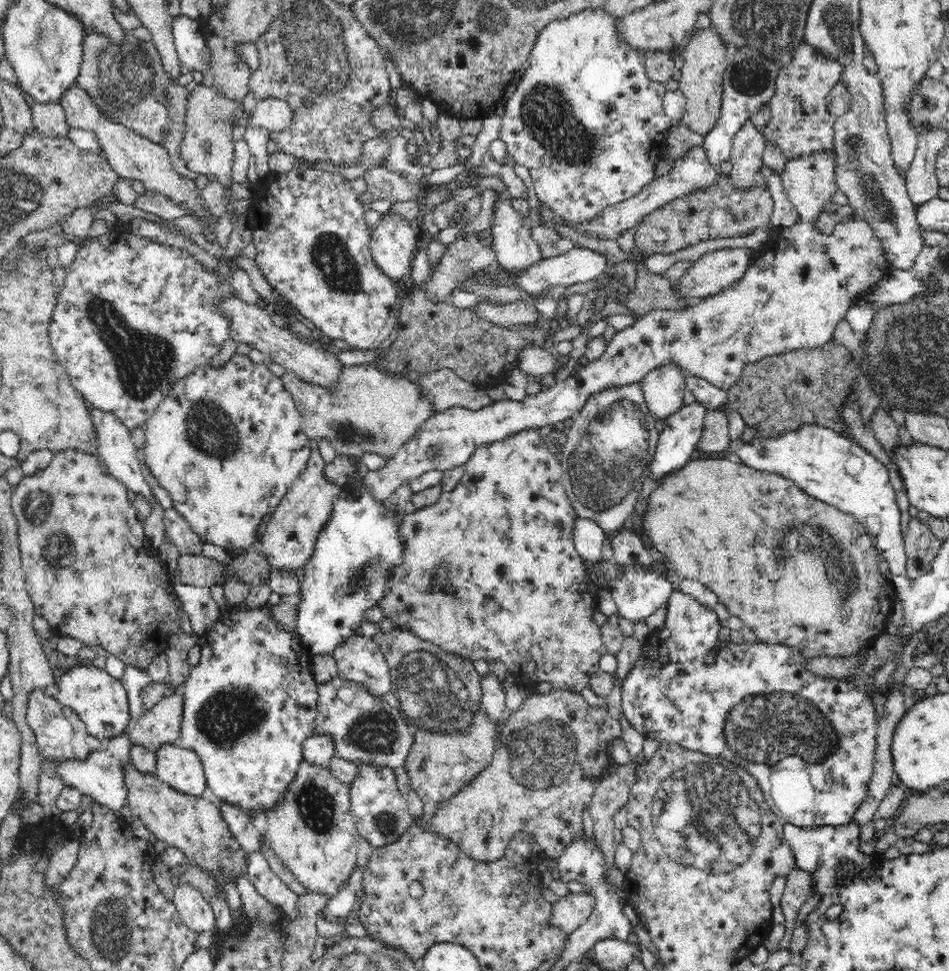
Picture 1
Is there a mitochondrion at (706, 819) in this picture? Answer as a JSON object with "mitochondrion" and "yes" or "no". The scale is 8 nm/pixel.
{"mitochondrion":"yes"}

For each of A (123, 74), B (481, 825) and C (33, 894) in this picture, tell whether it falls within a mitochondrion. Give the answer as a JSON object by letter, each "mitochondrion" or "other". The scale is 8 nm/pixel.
{"A":"mitochondrion","B":"other","C":"other"}

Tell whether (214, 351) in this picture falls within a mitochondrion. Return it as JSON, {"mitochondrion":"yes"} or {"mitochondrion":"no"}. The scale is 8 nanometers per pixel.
{"mitochondrion":"no"}

